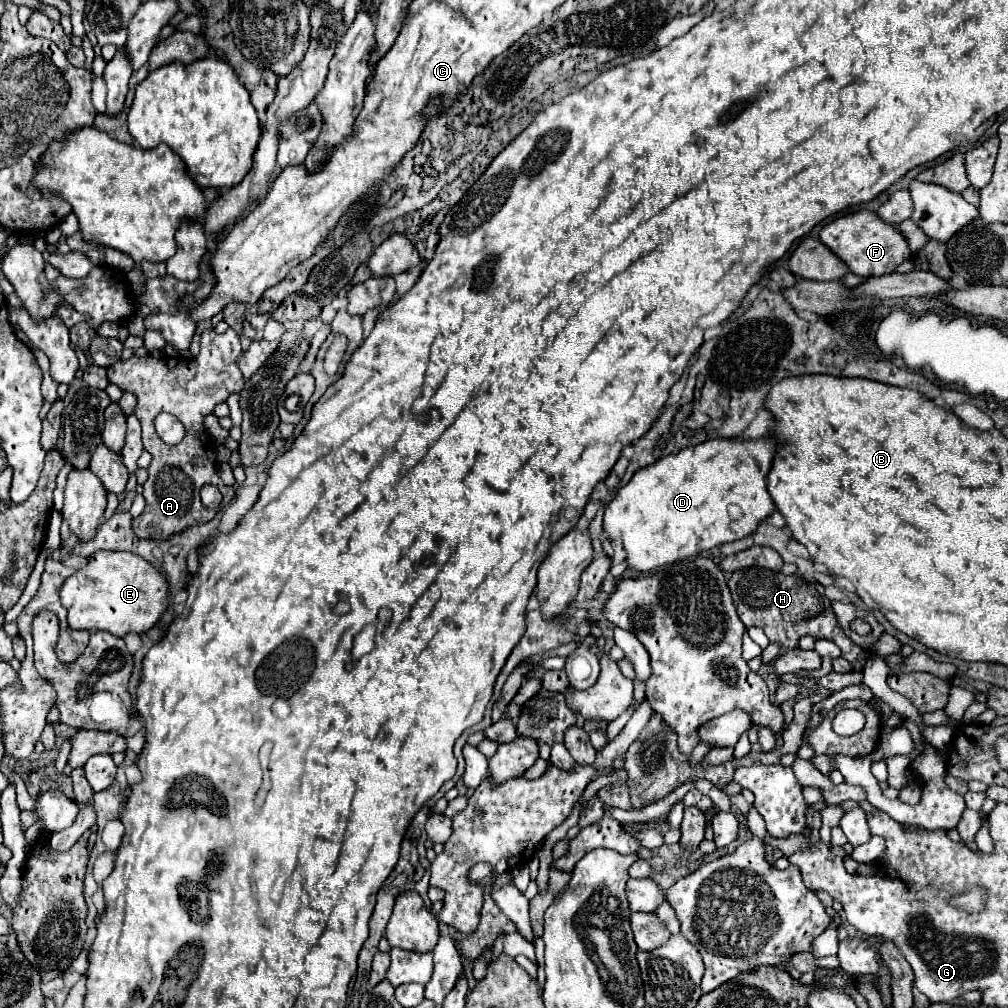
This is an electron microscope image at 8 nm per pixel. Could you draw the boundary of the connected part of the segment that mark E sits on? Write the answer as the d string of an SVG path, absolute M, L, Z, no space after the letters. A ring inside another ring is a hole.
M96 552L88 560L88 566L84 566L76 574L72 574L62 584L60 598L62 598L62 606L68 610L68 624L72 628L106 630L106 632L122 638L128 632L136 632L136 634L148 632L160 620L160 616L168 610L170 590L168 590L168 580L166 580L164 572L154 568L144 558L140 558L132 552Z

